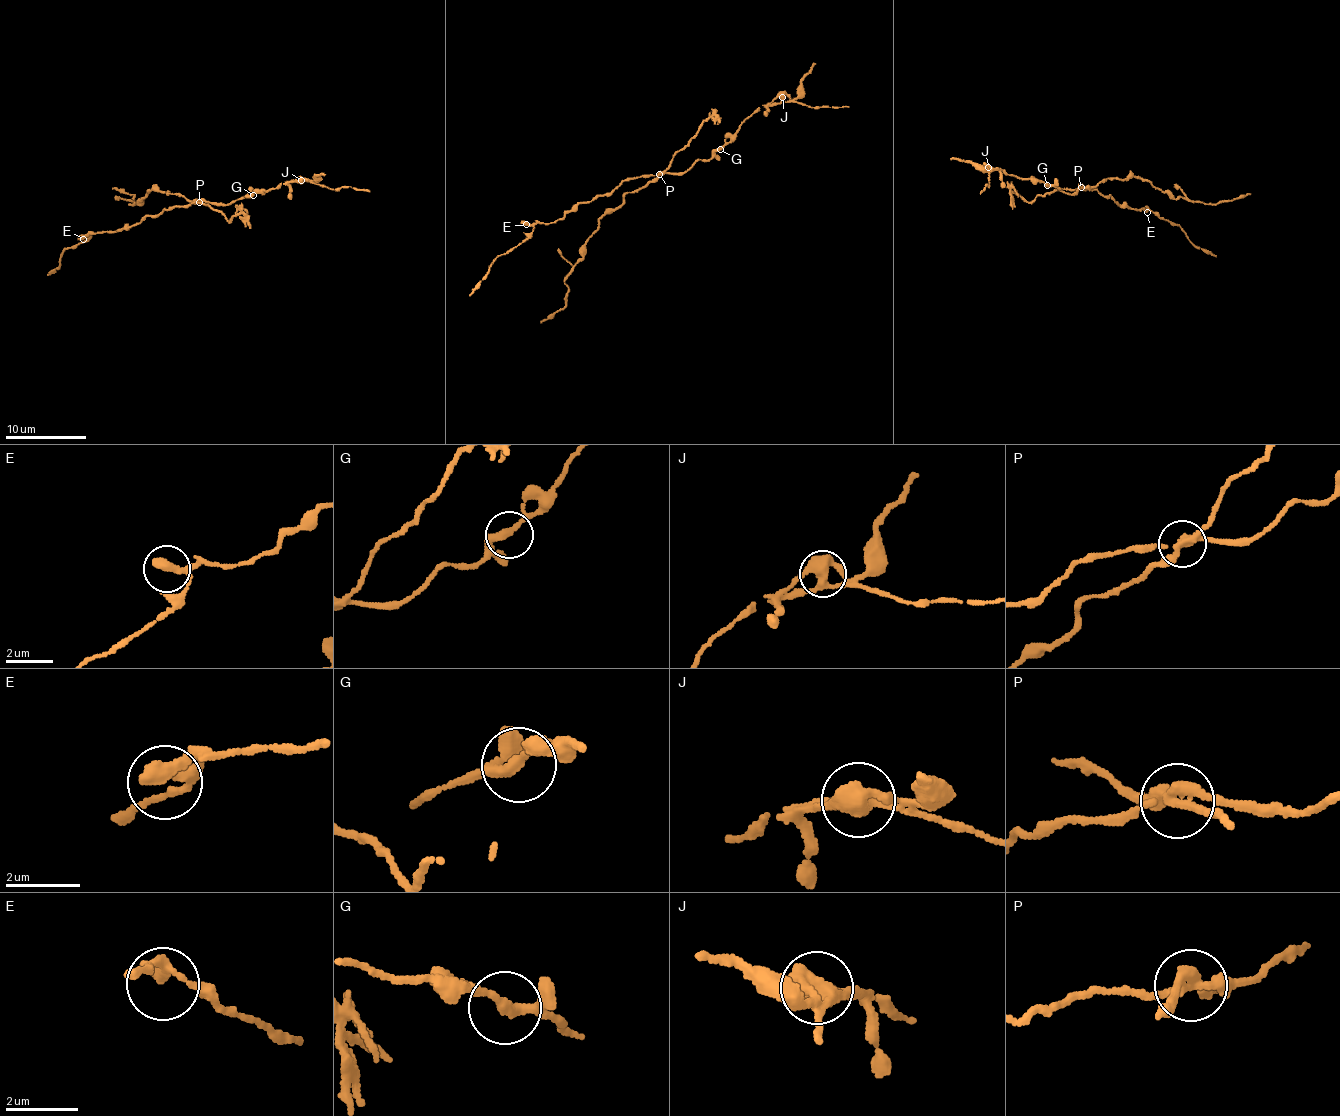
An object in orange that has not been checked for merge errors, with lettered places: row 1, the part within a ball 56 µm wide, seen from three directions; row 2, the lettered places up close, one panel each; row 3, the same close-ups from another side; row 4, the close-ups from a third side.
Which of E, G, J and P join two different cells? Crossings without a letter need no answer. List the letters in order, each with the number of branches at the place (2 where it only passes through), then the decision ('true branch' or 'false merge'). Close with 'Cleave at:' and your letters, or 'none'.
E: branches 2; true branch
G: branches 3; true branch
J: branches 2; false merge
P: branches 4; false merge
Cleave at: J, P

